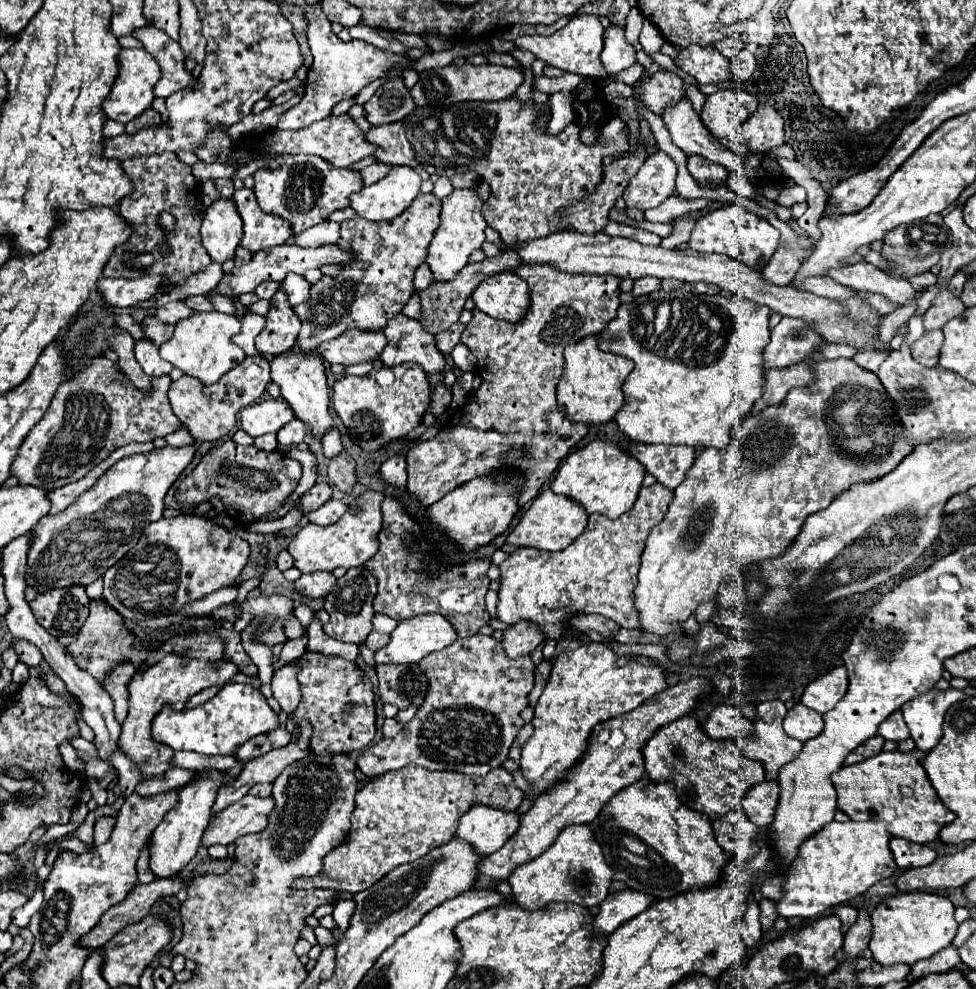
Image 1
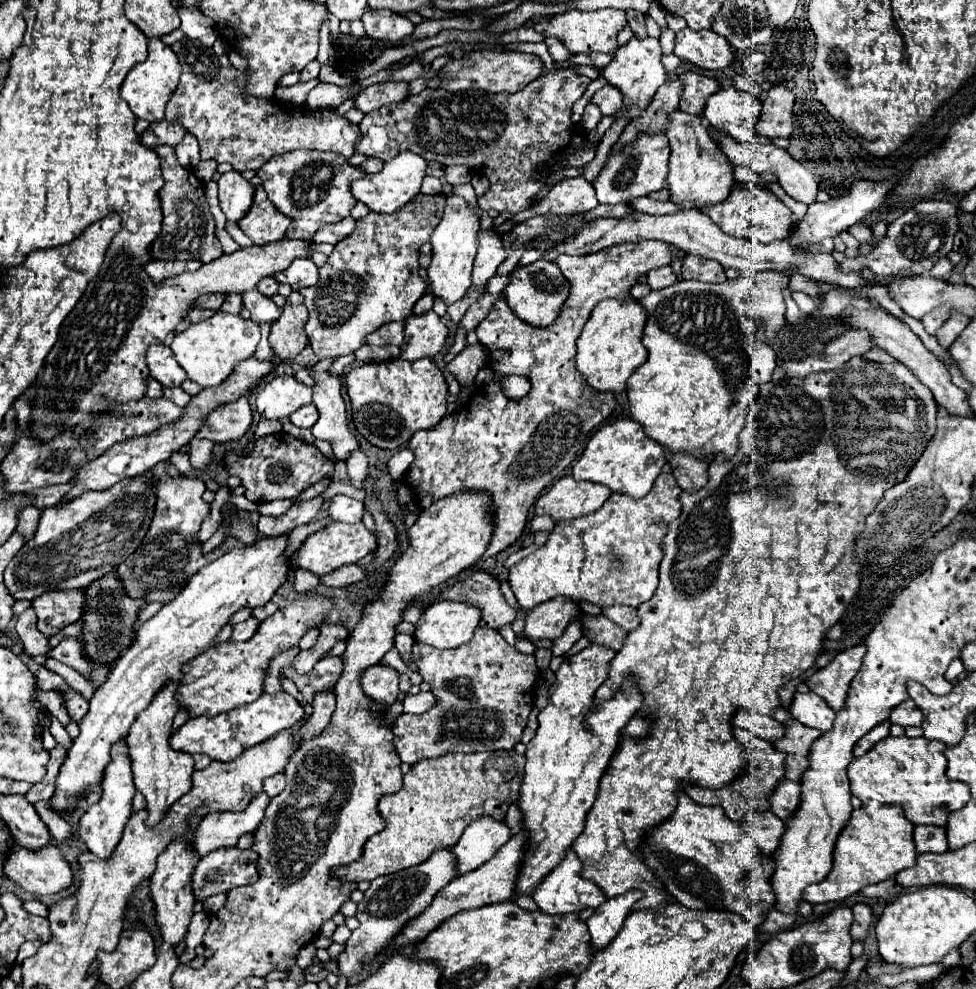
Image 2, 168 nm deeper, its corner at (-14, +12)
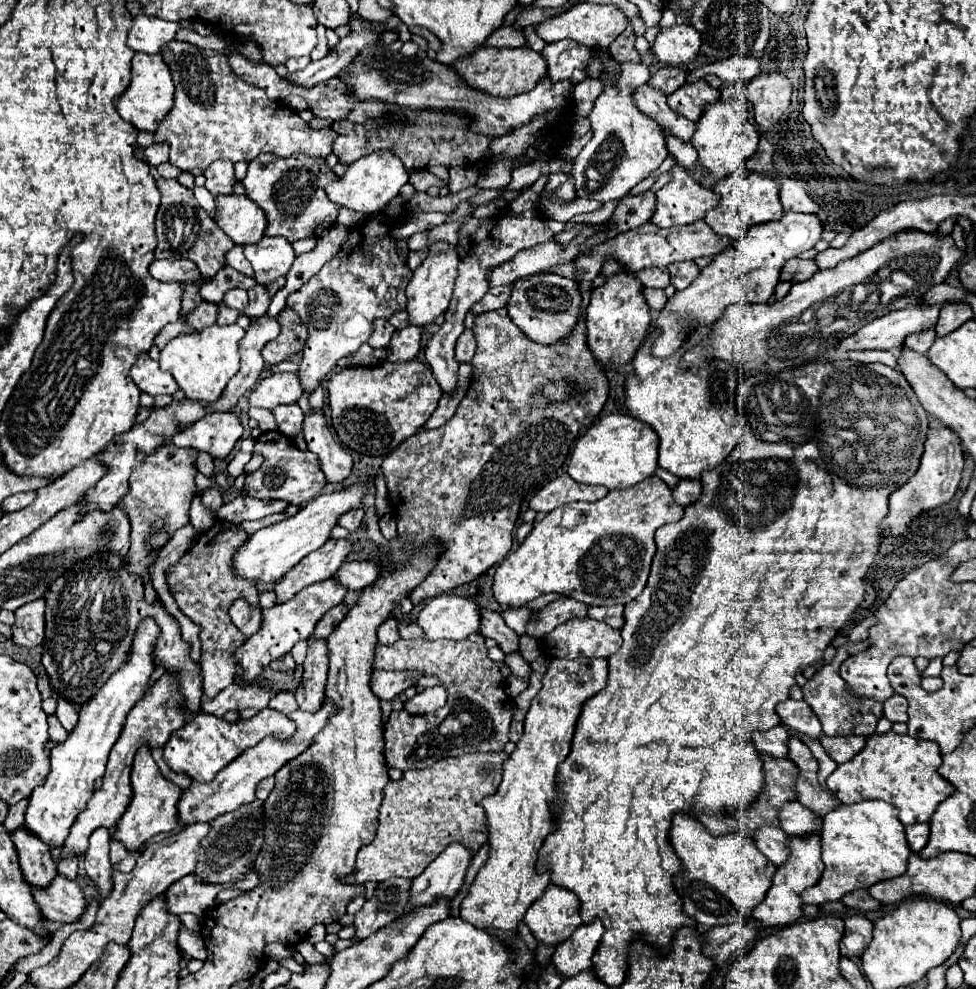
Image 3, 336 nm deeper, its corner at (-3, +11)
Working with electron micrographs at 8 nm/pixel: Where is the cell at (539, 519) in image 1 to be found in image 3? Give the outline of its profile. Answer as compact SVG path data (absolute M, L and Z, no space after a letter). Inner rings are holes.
M561 474L555 480L547 482L531 500L529 500L529 508L533 508L535 512L551 512L557 506L563 506L567 502L575 502L575 500L601 500L609 490L605 486L587 486L587 484L579 484L575 482L569 474Z

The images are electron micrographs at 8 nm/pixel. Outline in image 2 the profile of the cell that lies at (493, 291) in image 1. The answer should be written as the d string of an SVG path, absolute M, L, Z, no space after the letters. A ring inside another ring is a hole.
M538 259L530 265L518 265L510 273L510 283L504 287L504 299L510 305L510 309L522 321L530 325L540 325L540 327L550 325L556 319L566 295L568 295L568 281L560 273L556 263L546 259Z

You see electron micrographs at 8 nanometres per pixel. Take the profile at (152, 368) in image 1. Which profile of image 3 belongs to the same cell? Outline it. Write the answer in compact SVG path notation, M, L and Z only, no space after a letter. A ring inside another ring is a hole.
M141 354L135 364L131 366L131 380L137 384L137 388L149 396L157 394L169 394L173 396L177 392L177 382L169 372L161 372L159 362L151 360L149 354Z

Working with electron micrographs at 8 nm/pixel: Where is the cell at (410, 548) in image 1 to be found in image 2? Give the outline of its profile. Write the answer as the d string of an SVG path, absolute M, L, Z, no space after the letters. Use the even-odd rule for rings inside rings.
M476 571L468 579L450 585L438 593L442 601L462 601L478 607L482 611L480 625L498 629L504 623L512 623L516 611L504 601L500 583L490 571Z

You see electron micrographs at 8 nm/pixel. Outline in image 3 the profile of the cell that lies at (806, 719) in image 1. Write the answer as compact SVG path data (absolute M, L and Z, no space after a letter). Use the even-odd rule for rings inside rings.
M785 700L781 704L777 704L775 712L779 714L781 718L781 724L799 732L799 734L805 734L813 740L819 740L823 730L821 730L821 722L819 718L813 714L813 710L805 704L805 700Z

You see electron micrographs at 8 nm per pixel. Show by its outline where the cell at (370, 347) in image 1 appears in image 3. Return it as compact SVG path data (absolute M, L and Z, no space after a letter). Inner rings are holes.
M385 318L375 320L375 324L373 324L373 334L371 334L371 338L369 338L369 346L373 346L373 348L385 348L385 346L389 344L393 332L395 332L395 328L393 328Z

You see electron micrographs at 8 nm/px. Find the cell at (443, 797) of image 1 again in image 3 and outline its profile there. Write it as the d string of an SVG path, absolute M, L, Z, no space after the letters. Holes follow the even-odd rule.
M505 752L463 754L457 758L443 758L423 770L409 770L409 772L405 772L403 780L397 780L397 782L391 780L383 790L383 802L381 802L381 810L379 810L381 812L381 830L371 844L367 844L359 850L355 872L347 878L347 882L353 882L353 884L385 882L387 878L393 878L393 876L413 880L451 842L459 842L475 854L487 842L485 814L483 814L485 810L481 806L481 800L485 796L491 796L497 792L505 760L507 760Z

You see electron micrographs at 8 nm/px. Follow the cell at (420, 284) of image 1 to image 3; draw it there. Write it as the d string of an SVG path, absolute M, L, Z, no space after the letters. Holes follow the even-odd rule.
M417 232L417 234L407 238L407 248L413 250L413 252L421 250L425 244L427 244L427 232Z

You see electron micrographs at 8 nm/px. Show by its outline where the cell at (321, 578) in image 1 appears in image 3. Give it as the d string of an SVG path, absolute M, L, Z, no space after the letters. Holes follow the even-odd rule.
M373 560L347 562L339 568L339 572L335 576L349 590L363 590L381 578L381 566Z

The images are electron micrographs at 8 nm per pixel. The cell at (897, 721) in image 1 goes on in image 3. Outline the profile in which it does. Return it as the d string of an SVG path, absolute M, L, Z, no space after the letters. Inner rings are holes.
M899 694L891 696L883 704L883 714L891 722L907 722L907 700Z

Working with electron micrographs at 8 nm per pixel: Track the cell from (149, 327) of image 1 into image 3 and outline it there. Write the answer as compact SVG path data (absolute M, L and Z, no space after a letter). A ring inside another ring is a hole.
M201 302L201 304L197 306L197 310L193 310L193 314L187 316L187 324L189 324L191 328L195 328L195 330L203 330L203 328L215 324L217 312L219 312L219 306L217 306L217 304Z

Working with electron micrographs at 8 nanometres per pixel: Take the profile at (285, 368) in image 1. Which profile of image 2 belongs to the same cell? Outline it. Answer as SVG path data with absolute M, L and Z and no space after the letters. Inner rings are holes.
M308 367L308 371L310 371L312 379L316 381L316 385L314 385L314 405L320 413L316 425L312 427L312 433L314 433L316 439L324 439L332 445L336 459L346 459L354 449L358 449L358 441L348 427L346 405L344 405L344 399L342 399L342 381L340 381L338 375L332 375L330 371L320 371L318 373L318 371L312 371L310 367Z

